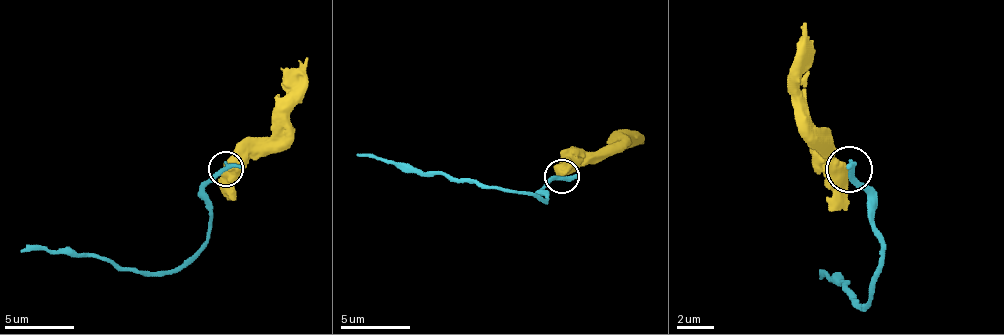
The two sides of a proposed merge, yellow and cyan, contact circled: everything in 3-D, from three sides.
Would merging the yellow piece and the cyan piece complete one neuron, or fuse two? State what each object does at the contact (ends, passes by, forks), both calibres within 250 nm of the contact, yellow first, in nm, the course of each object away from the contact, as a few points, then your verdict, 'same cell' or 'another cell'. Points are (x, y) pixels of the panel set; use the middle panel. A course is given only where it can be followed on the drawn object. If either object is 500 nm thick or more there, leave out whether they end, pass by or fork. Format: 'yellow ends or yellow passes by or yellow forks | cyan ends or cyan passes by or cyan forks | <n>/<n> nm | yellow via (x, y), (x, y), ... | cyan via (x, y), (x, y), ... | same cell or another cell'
800/440 nm | yellow via (562, 175), (621, 137), (642, 144) | cyan via (562, 175), (541, 193), (545, 199), (451, 182), (441, 172), (409, 172), (399, 165), (357, 154) | another cell

